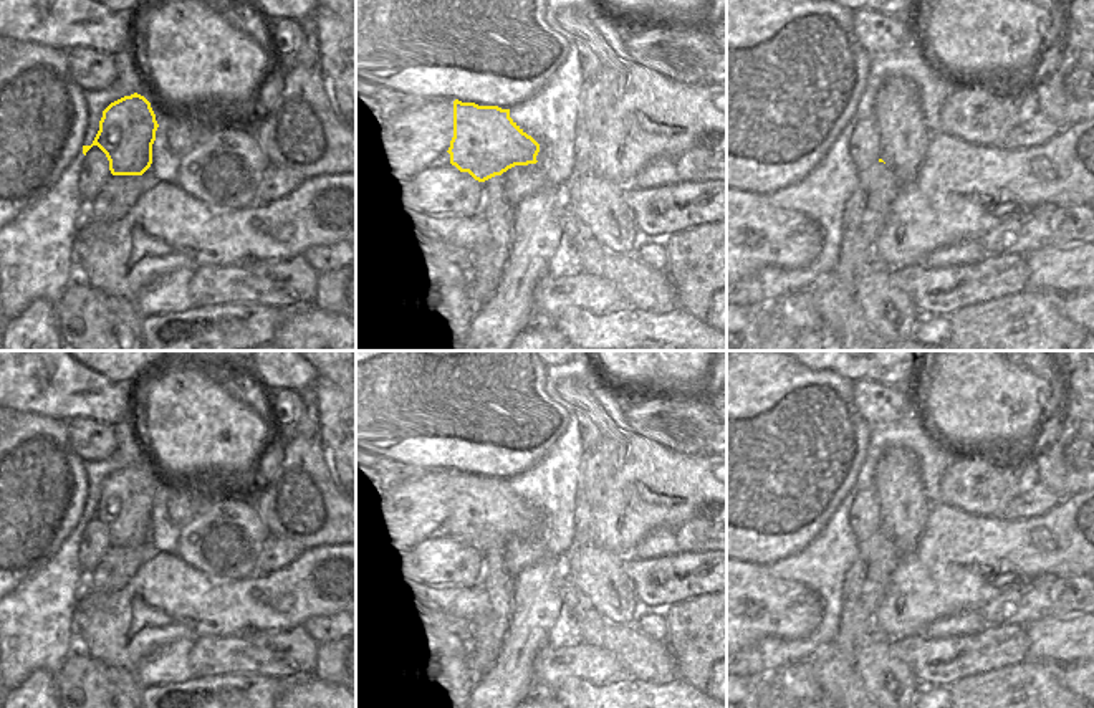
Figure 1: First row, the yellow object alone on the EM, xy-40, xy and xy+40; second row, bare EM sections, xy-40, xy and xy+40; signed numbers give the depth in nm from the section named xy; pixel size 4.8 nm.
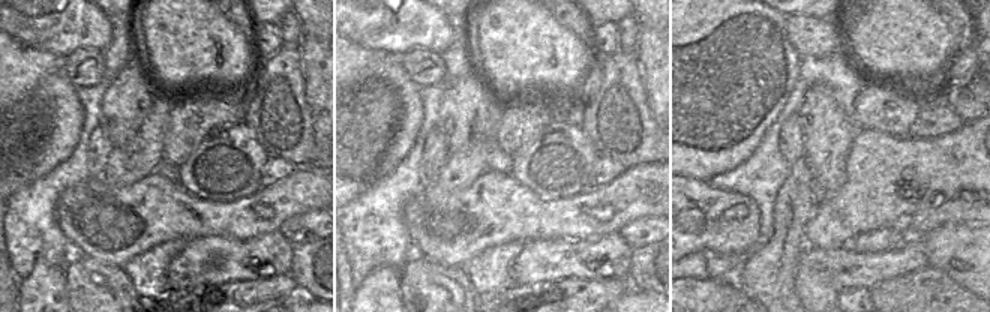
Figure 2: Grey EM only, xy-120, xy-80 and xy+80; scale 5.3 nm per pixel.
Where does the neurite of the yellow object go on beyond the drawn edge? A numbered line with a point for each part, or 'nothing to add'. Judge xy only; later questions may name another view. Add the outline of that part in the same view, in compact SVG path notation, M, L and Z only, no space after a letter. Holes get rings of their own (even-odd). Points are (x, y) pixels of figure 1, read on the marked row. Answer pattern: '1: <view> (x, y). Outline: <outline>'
1: xy (551, 123). Outline: M538 93L510 108L510 117L540 144L540 170L546 185L563 185L576 164L573 137L583 126L583 98L568 93L561 99L545 99Z

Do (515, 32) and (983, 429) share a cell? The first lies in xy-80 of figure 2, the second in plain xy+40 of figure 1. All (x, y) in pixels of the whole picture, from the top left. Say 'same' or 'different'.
same

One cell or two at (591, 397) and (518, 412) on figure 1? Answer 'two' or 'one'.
one

